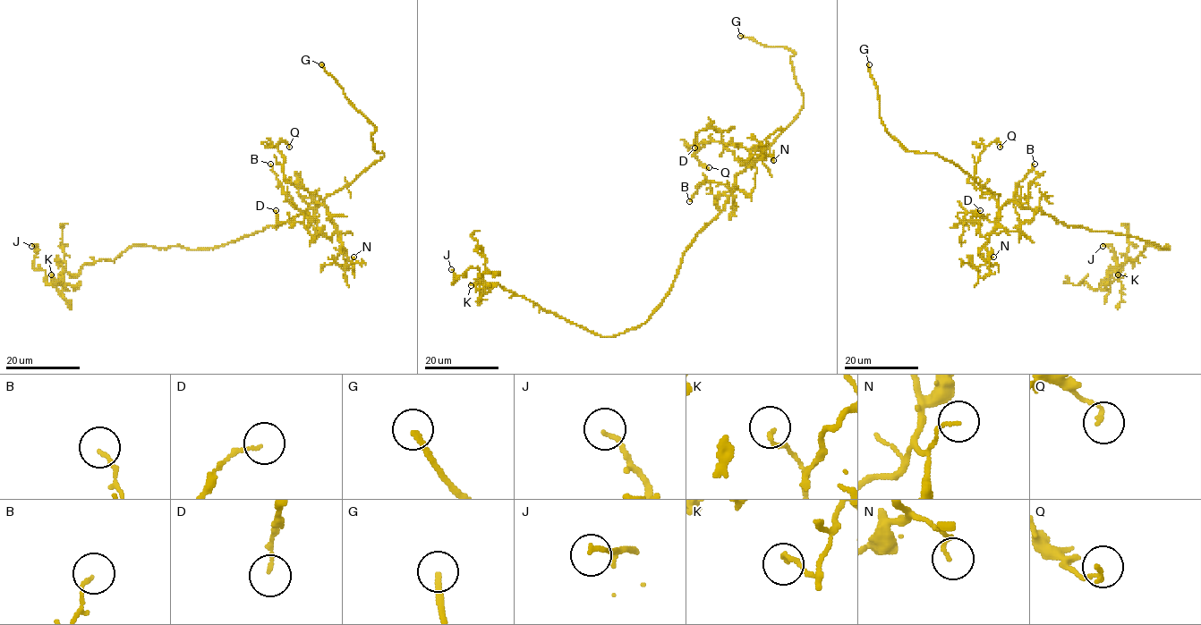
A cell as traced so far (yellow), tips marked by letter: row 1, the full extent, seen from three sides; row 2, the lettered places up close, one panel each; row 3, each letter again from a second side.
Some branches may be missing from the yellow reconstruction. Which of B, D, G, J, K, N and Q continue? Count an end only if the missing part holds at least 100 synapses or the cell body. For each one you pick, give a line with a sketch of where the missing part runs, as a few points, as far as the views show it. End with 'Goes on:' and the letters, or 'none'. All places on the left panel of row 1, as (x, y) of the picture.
G: Course of what is missing: (321, 64), (308, 51), (308, 46)
Goes on: G

